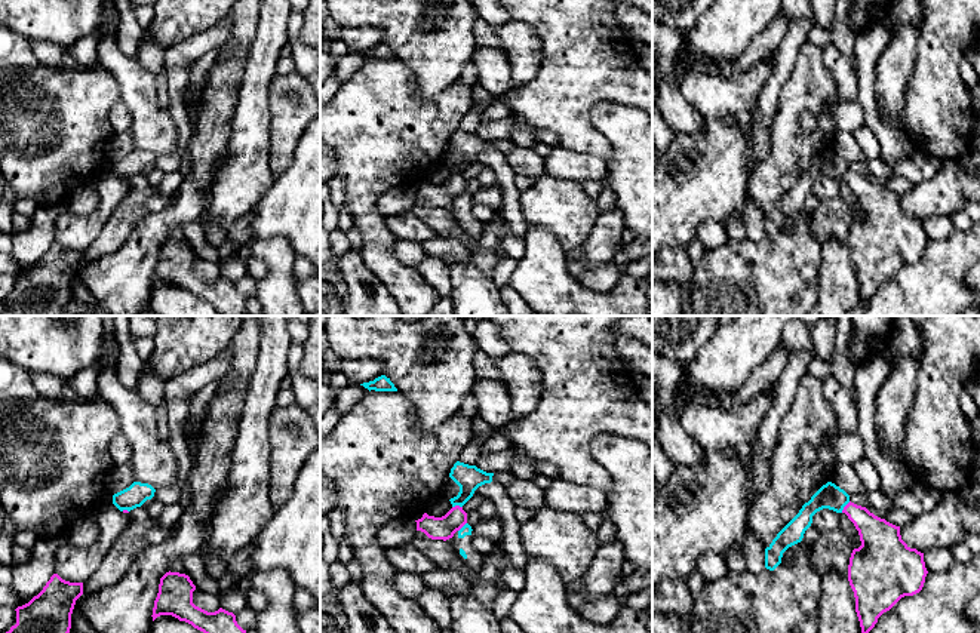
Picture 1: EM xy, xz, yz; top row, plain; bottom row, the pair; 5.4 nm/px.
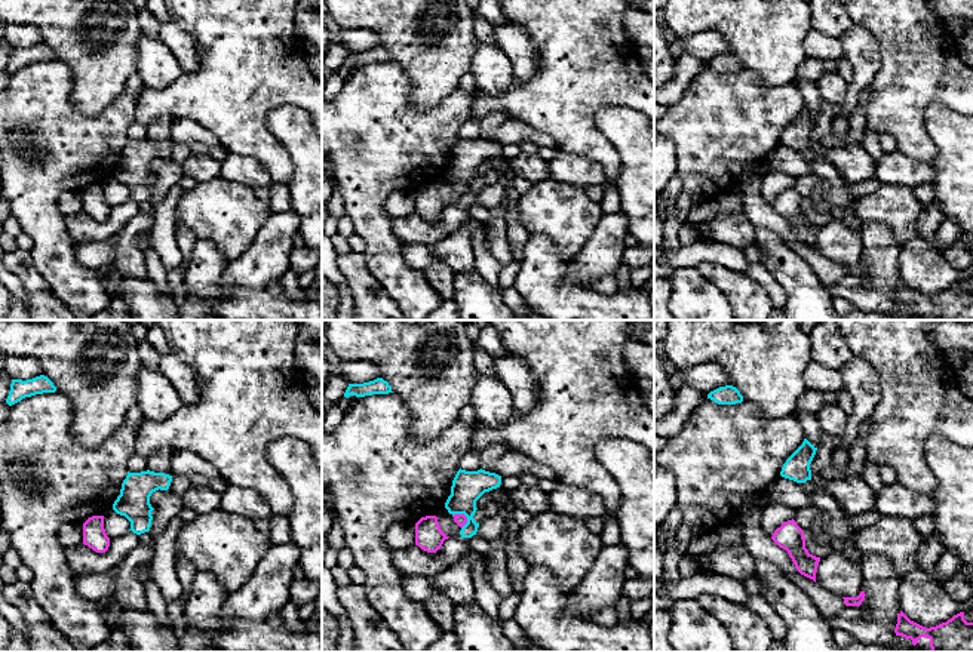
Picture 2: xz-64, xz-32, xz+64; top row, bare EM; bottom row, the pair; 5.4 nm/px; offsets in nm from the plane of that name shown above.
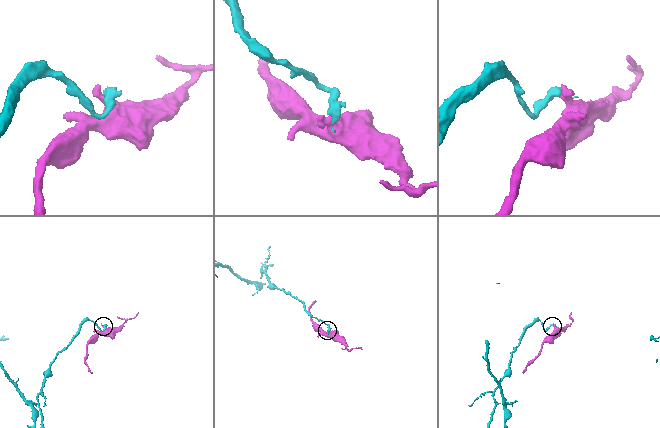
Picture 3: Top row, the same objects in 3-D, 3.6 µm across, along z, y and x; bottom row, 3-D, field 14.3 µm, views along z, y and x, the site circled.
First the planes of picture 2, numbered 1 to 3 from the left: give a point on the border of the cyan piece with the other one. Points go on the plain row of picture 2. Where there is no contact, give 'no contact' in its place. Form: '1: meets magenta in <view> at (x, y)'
1: no contact
2: meets magenta in xz-32 at (466, 185)
3: no contact

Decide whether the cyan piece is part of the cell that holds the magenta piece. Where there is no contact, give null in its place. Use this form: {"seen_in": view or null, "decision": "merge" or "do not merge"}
{"seen_in": "yz", "decision": "do not merge"}

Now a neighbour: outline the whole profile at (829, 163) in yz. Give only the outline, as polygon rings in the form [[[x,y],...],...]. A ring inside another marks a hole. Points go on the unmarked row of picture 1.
[[[832,150],[823,153],[765,216],[765,236],[774,239],[781,231],[783,221],[802,209],[805,199],[811,194],[812,184],[817,179],[829,176],[842,181],[848,170],[850,163],[844,157]]]

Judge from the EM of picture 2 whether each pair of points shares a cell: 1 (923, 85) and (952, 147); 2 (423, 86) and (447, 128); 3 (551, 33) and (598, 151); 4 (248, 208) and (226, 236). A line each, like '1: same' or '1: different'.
1: different
2: different
3: same
4: same

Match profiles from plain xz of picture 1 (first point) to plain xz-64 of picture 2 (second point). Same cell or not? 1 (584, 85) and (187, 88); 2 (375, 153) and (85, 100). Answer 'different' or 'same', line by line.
1: same
2: different

